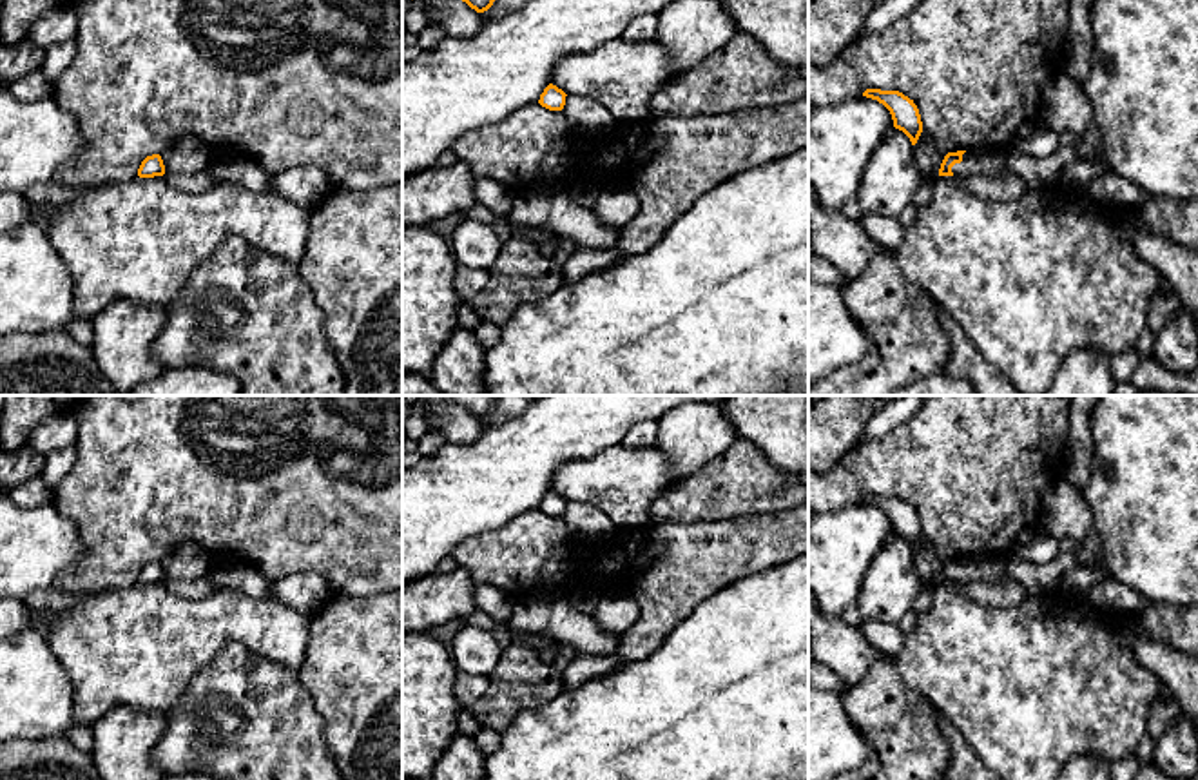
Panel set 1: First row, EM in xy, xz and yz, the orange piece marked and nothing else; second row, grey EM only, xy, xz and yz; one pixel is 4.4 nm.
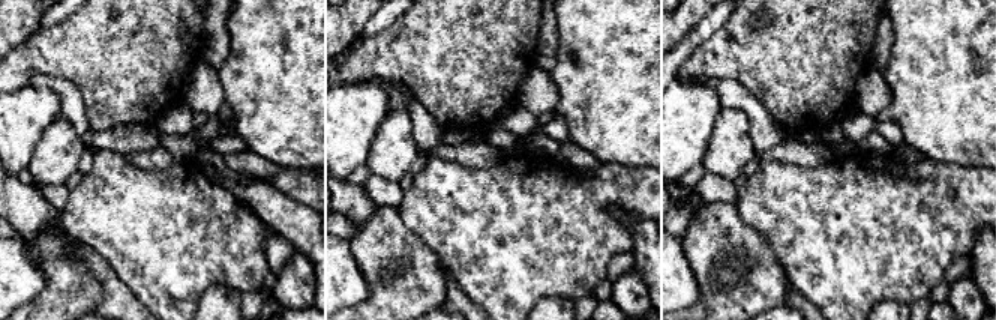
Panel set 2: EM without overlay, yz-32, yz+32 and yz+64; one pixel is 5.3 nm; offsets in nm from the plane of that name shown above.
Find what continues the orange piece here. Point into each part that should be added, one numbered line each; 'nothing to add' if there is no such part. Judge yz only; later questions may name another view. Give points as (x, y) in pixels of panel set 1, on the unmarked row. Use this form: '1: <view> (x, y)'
1: yz (985, 568)

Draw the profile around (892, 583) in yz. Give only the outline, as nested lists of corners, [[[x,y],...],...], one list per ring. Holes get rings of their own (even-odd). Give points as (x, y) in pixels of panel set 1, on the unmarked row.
[[[894,537],[877,551],[861,586],[857,608],[863,619],[899,624],[912,609],[923,580],[915,570],[910,544]]]

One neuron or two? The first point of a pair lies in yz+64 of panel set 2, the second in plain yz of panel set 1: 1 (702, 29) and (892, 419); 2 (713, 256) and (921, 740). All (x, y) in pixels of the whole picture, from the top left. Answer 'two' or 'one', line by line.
1: one
2: one

